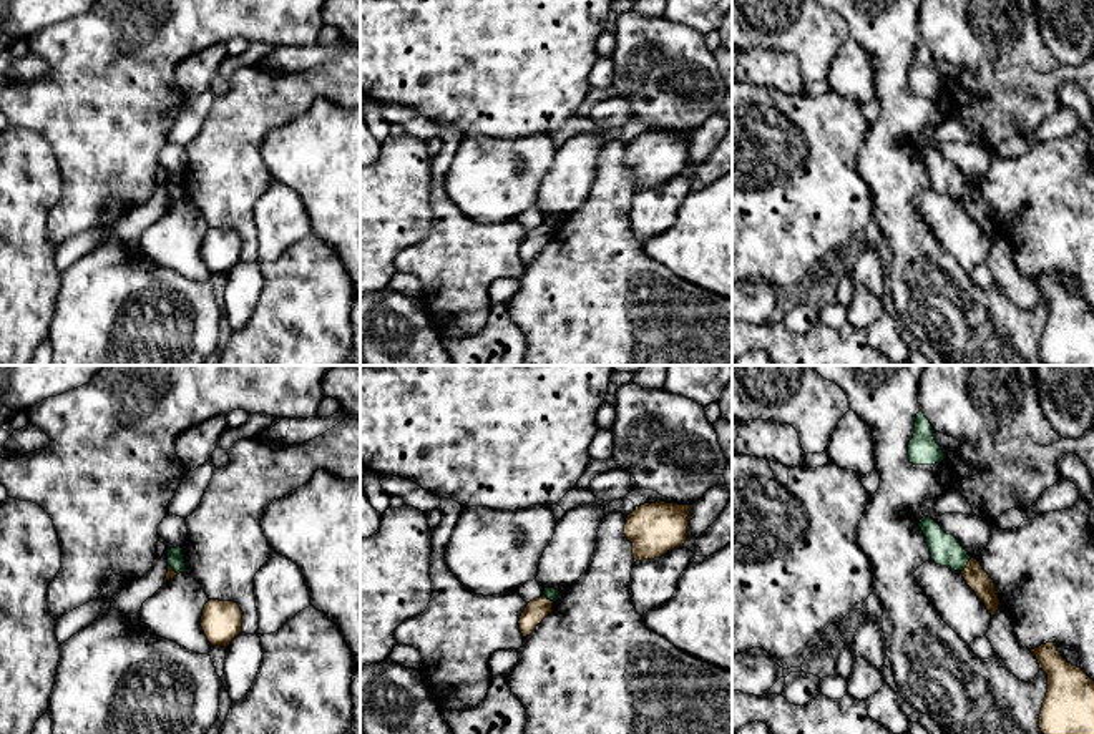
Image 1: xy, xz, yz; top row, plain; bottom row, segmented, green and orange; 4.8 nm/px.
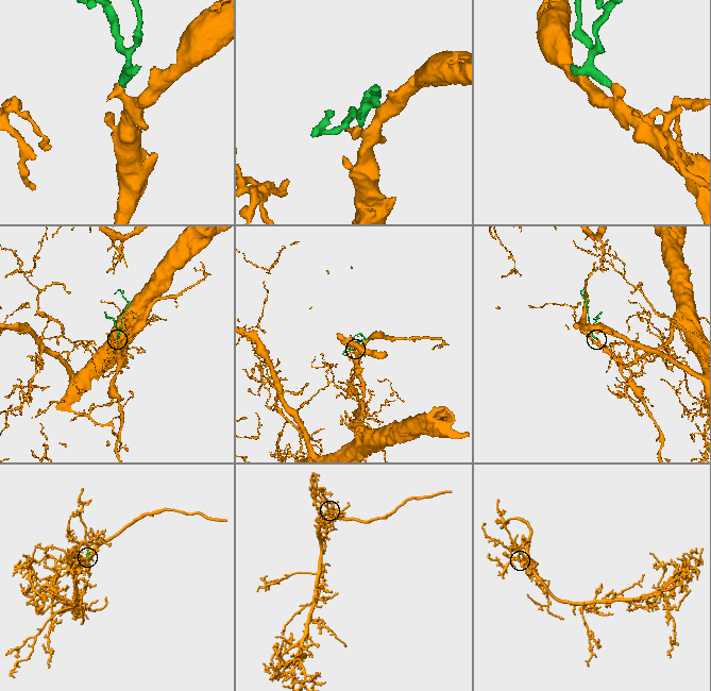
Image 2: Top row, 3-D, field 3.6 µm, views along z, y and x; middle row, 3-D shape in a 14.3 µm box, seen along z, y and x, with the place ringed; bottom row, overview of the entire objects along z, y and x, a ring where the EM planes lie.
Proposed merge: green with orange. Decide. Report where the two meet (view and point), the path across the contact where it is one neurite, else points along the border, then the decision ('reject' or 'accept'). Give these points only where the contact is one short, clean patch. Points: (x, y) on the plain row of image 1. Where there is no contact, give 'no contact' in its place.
meets green in yz at (967, 191); runs through yz (945, 178), (967, 191), (976, 206); accept

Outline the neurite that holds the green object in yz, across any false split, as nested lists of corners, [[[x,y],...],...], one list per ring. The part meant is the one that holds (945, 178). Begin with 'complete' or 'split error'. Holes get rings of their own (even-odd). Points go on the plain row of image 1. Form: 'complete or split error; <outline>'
split error; [[[923,144],[918,154],[926,166],[931,188],[936,193],[960,199],[966,213],[984,231],[991,244],[994,244],[1001,231],[996,214],[981,191],[969,184],[961,171],[953,163],[946,163],[935,148]]]

